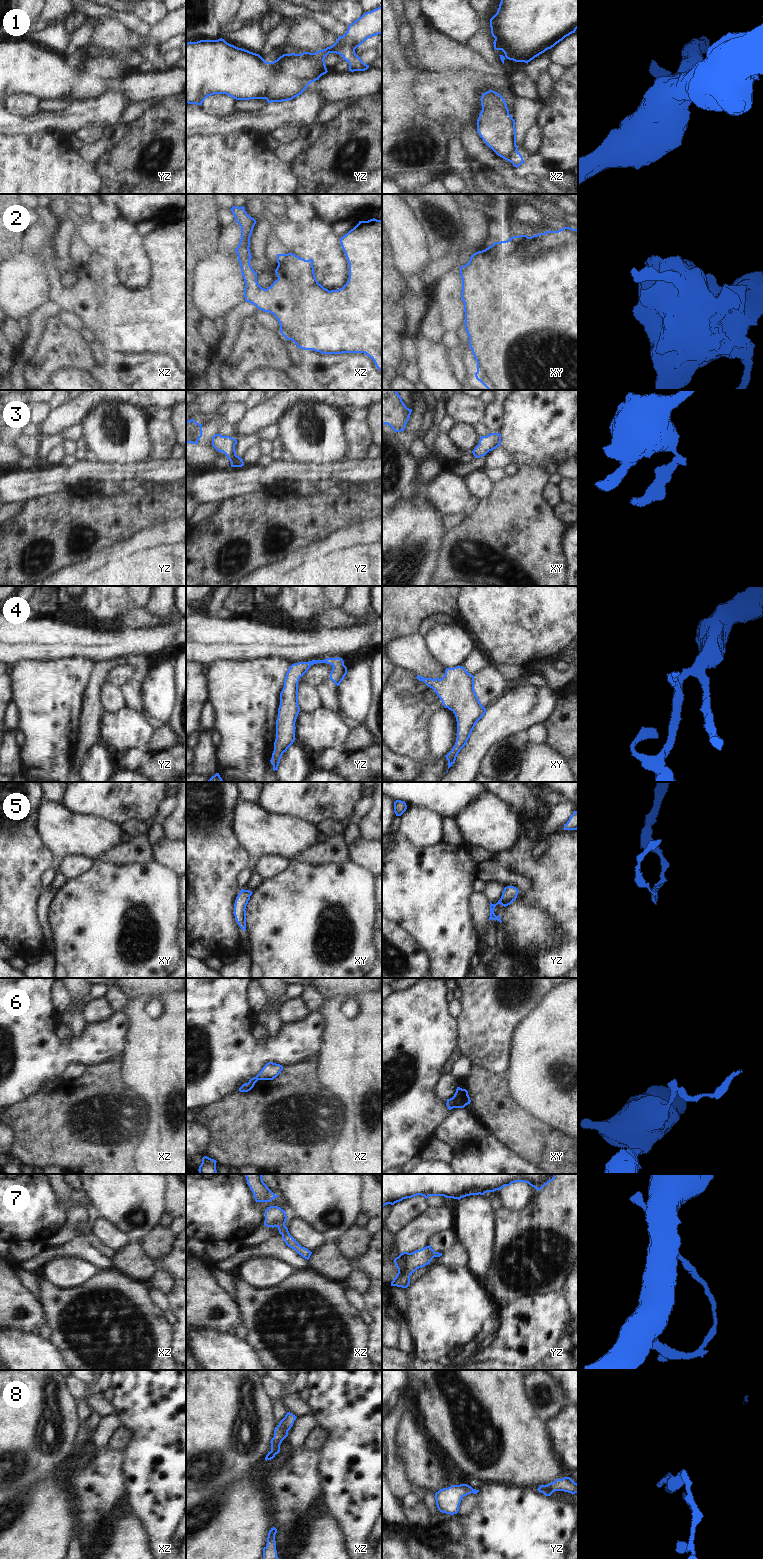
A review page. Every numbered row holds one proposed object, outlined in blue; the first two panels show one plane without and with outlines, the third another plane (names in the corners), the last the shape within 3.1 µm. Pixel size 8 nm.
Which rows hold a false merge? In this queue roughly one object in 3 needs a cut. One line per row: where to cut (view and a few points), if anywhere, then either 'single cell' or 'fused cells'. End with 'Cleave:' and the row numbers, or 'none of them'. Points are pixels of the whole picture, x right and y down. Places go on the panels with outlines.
1: yz (354, 48), (343, 47), (338, 53) | fused cells
2: no cut | single cell
3: no cut | single cell
4: no cut | single cell
5: yz (500, 899), (504, 906) | fused cells
6: xy (451, 1098), (456, 1107) | fused cells
7: no cut | single cell
8: no cut | single cell
Cleave: 1, 5, 6

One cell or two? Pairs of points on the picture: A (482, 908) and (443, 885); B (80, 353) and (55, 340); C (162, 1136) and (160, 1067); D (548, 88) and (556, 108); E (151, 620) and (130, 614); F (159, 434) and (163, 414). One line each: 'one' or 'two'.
A: two
B: one
C: one
D: two
E: one
F: two

